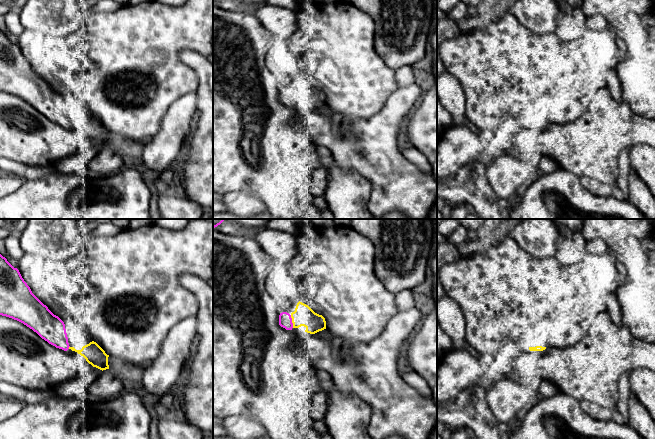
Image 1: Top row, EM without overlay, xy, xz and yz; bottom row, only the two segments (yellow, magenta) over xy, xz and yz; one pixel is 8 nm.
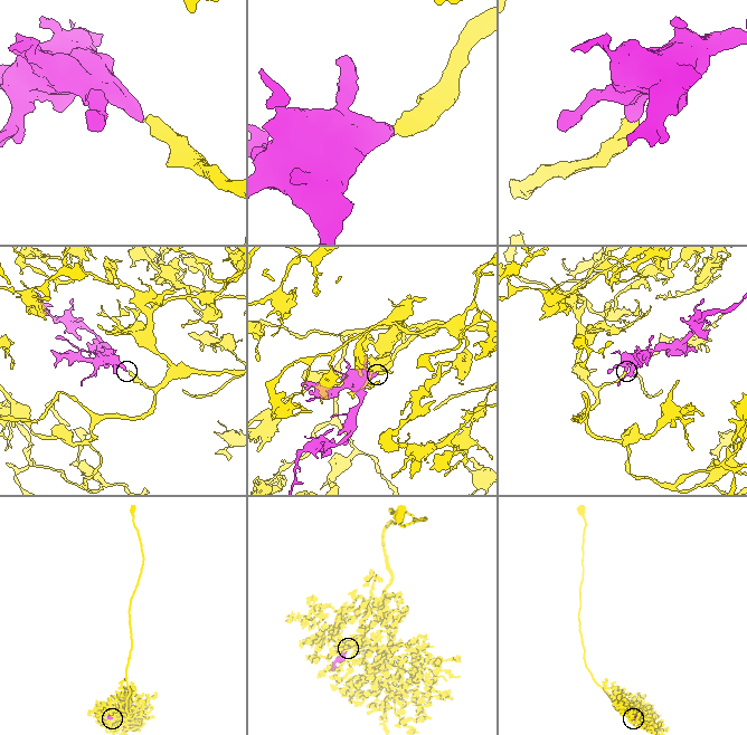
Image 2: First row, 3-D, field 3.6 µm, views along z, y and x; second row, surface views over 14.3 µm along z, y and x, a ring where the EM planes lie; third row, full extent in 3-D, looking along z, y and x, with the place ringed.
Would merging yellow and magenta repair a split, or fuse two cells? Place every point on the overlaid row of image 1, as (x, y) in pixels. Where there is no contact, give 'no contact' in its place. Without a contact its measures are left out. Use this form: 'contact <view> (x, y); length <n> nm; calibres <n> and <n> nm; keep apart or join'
contact xz (292, 321); length 110 nm; calibres 160 and 110 nm; join

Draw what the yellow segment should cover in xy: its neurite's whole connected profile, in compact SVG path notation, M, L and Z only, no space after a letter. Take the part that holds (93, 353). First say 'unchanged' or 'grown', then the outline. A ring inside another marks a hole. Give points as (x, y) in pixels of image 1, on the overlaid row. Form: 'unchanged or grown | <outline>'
grown | M0 254L0 315L17 320L56 348L71 349L93 367L109 369L105 351L94 341L76 350L70 347L64 322L31 291L19 270Z

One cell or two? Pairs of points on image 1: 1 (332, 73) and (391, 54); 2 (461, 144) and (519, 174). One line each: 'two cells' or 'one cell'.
1: two cells
2: two cells

